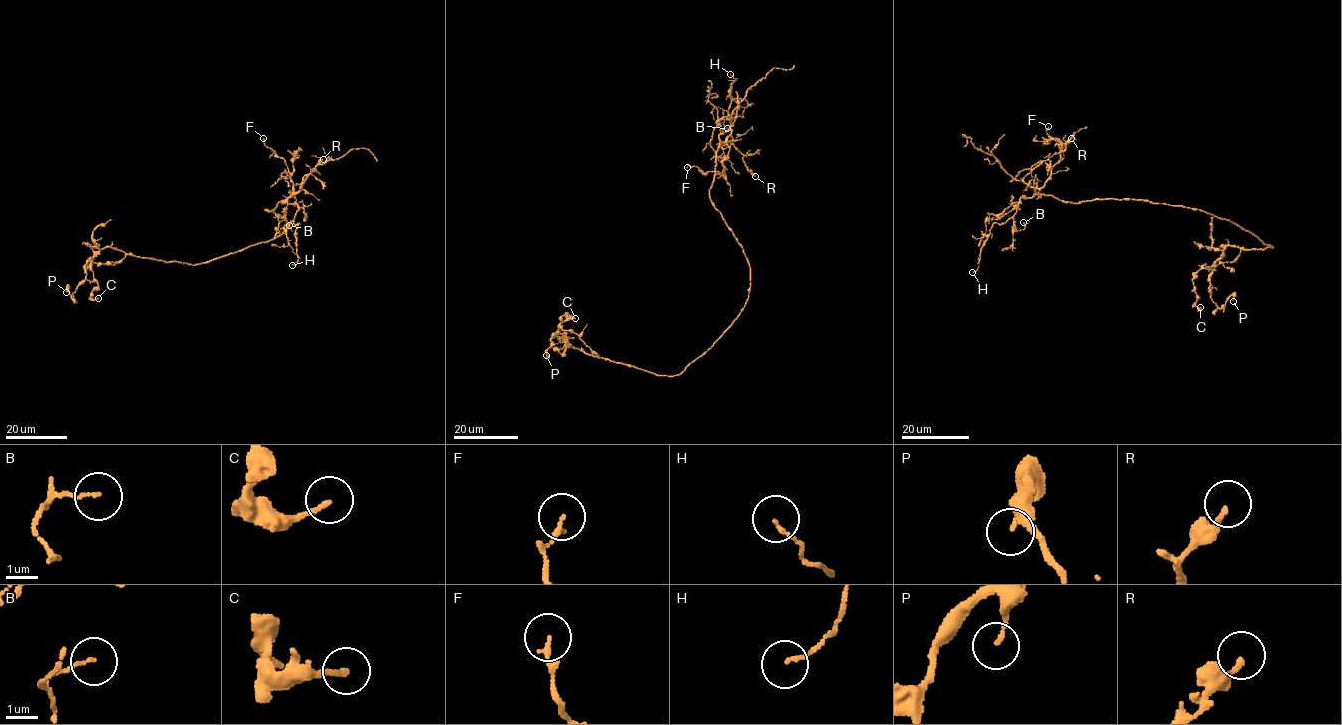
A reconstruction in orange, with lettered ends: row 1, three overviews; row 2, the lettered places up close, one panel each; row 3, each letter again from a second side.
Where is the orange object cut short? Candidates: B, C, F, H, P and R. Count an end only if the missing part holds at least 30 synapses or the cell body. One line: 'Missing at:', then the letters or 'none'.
Missing at: none

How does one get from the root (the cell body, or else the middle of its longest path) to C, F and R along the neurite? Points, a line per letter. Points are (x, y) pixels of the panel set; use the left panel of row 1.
C: (280, 235), (196, 264), (126, 255), (117, 263), (91, 262), (90, 270), (98, 286), (90, 297), (98, 298)
F: (280, 235), (289, 224), (281, 215), (265, 210), (294, 196), (293, 181), (285, 161), (266, 145), (263, 138)
R: (280, 235), (289, 224), (281, 215), (265, 210), (271, 211), (296, 194), (300, 189), (302, 178), (323, 159)

